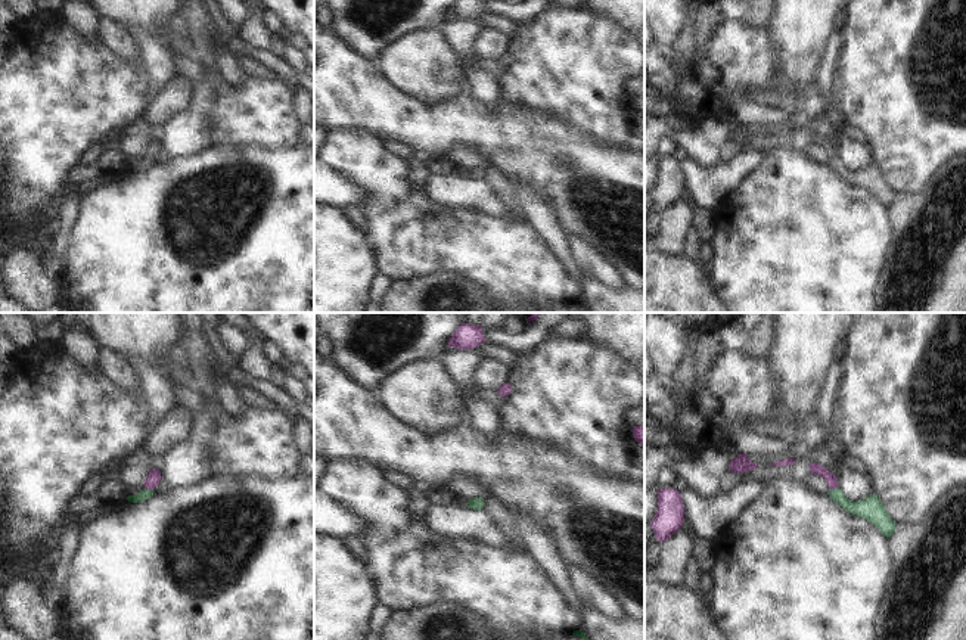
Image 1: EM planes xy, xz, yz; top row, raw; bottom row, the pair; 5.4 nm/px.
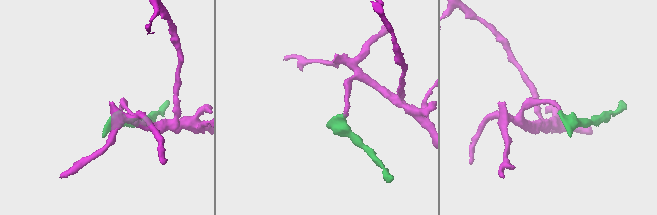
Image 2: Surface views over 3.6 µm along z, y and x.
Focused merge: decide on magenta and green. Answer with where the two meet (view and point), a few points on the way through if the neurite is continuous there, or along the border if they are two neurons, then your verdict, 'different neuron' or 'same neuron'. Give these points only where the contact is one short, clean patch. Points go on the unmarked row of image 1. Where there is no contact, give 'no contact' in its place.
contact yz (834, 158); way yz (816, 137), (832, 151), (834, 158), (847, 174), (872, 179); same neuron

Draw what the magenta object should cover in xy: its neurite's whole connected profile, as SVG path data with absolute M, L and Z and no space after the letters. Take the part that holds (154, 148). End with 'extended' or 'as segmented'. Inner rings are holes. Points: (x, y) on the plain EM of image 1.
M150 139L149 145L145 149L145 158L136 165L128 165L127 170L131 173L140 173L153 165L155 156L162 150L162 146L158 139Z | extended

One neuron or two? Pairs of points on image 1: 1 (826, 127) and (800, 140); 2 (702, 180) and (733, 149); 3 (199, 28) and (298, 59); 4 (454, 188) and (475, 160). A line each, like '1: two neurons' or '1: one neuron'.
1: one neuron
2: two neurons
3: two neurons
4: two neurons

